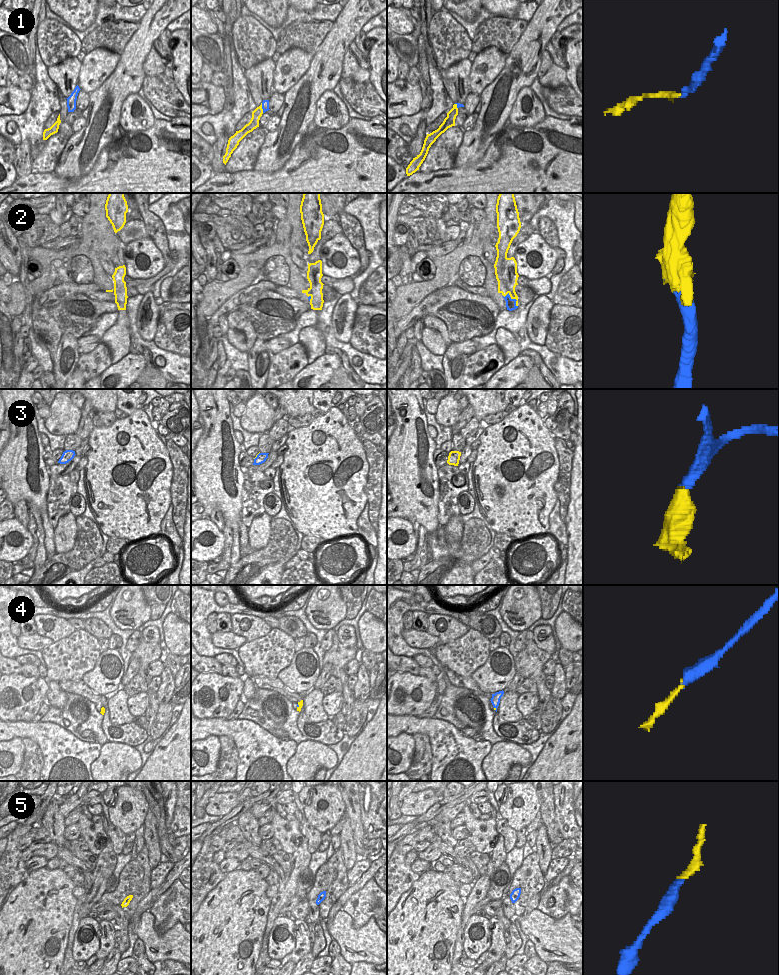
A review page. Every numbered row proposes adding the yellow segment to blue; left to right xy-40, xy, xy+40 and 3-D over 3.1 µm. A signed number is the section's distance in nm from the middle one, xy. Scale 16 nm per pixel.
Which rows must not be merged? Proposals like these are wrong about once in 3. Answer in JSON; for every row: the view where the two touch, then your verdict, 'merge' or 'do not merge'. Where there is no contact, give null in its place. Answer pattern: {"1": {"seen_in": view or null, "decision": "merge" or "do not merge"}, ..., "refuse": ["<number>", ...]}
{"1": {"seen_in": "xy", "decision": "merge"}, "2": {"seen_in": "xy+40", "decision": "merge"}, "3": {"seen_in": "xy", "decision": "merge"}, "4": {"seen_in": "xy", "decision": "merge"}, "5": {"seen_in": null, "decision": "merge"}, "refuse": []}

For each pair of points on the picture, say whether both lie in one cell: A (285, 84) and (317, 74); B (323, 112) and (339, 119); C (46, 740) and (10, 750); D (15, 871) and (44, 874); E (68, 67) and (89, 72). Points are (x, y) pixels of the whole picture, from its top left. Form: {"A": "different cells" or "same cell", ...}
{"A": "different cells", "B": "same cell", "C": "different cells", "D": "different cells", "E": "different cells"}

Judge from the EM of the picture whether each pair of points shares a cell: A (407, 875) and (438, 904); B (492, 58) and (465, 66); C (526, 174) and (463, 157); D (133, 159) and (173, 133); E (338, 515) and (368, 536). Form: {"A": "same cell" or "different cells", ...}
{"A": "different cells", "B": "different cells", "C": "different cells", "D": "same cell", "E": "different cells"}

